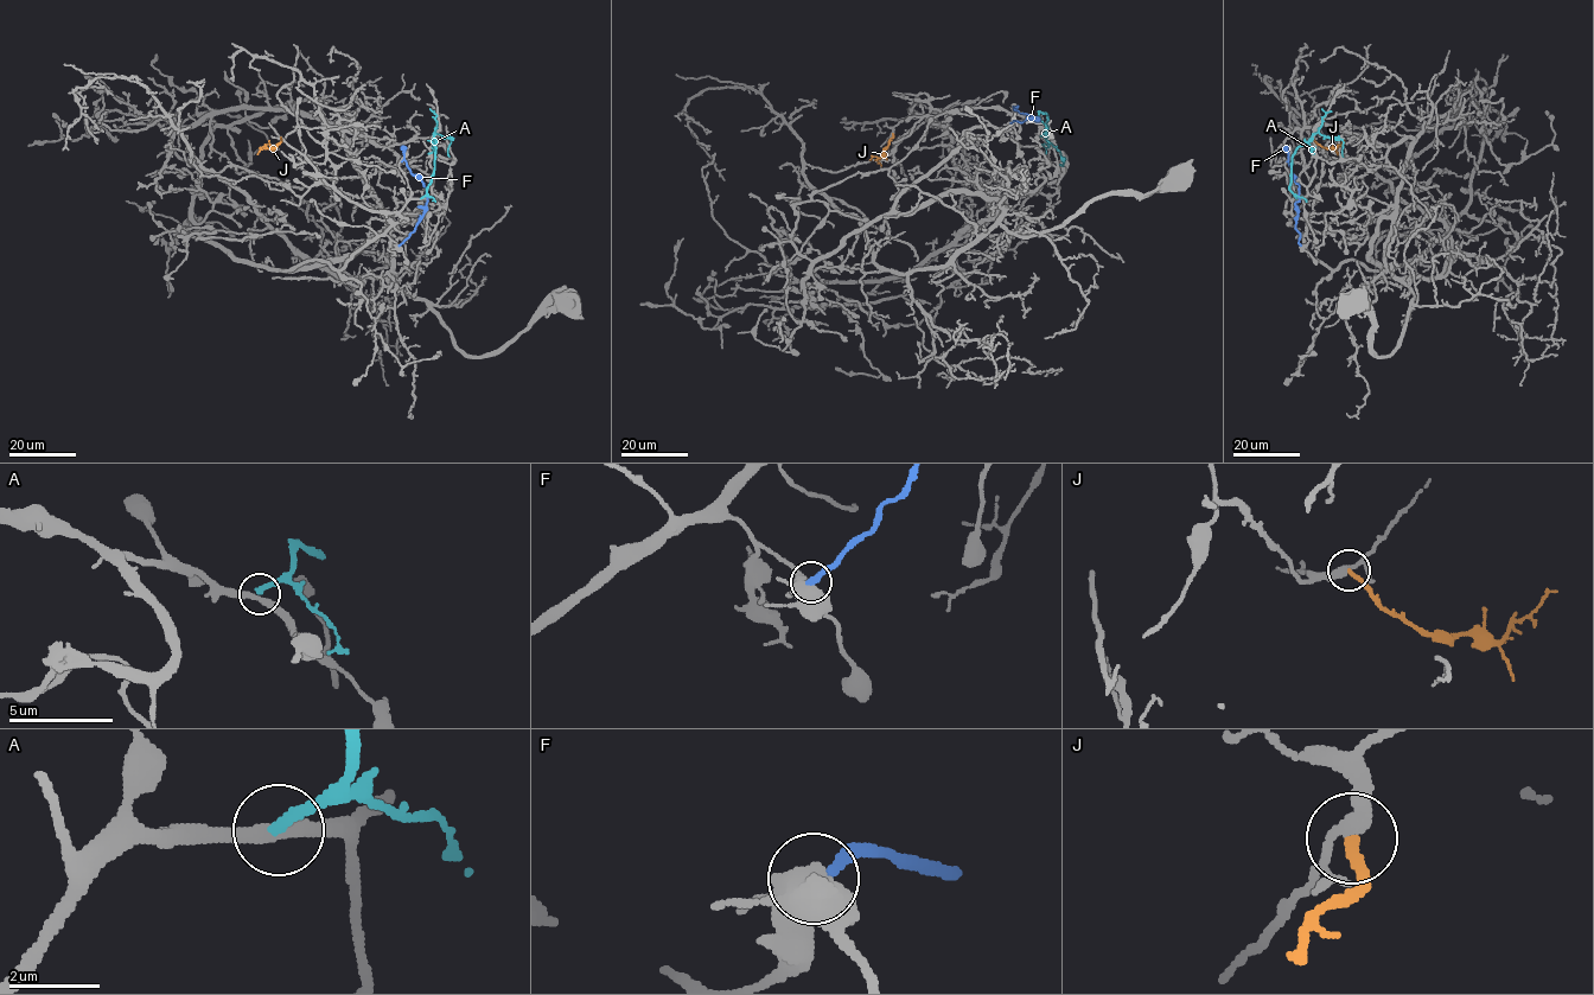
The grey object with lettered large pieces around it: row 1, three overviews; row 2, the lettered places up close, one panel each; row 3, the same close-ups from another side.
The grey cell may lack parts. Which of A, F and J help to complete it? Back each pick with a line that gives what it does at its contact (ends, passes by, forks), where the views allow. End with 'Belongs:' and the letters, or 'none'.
Belongs: none

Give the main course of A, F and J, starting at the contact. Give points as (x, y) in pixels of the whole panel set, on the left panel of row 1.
A: (421, 198), (434, 168), (435, 132), (451, 139), (450, 157)
F: (399, 246), (415, 228), (427, 201), (427, 189), (410, 172), (402, 145)
J: (280, 136), (275, 147), (262, 148), (257, 154)

